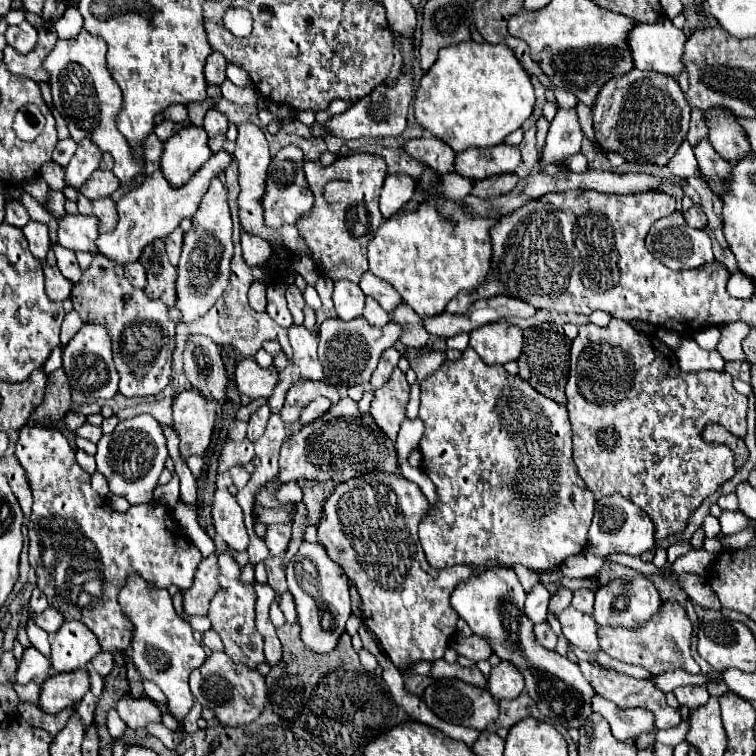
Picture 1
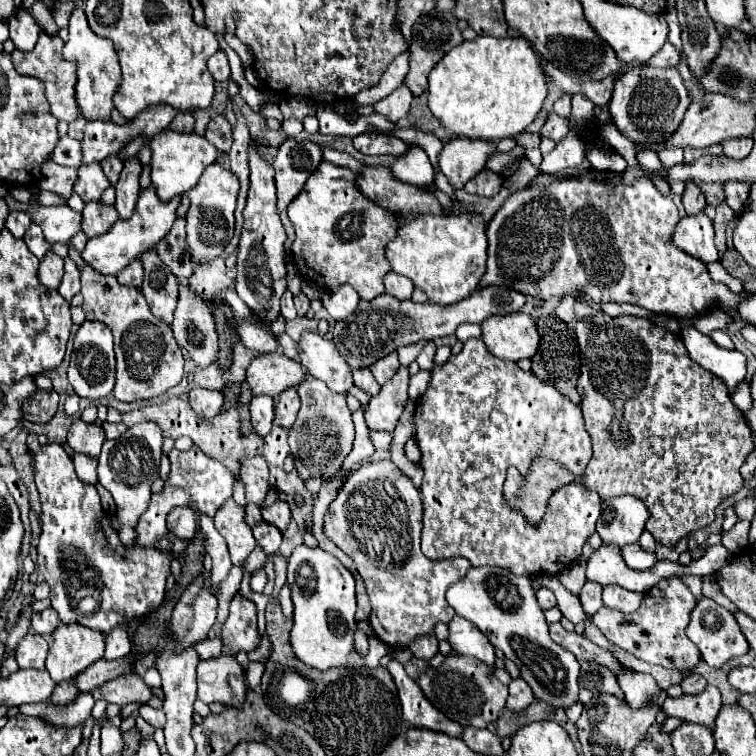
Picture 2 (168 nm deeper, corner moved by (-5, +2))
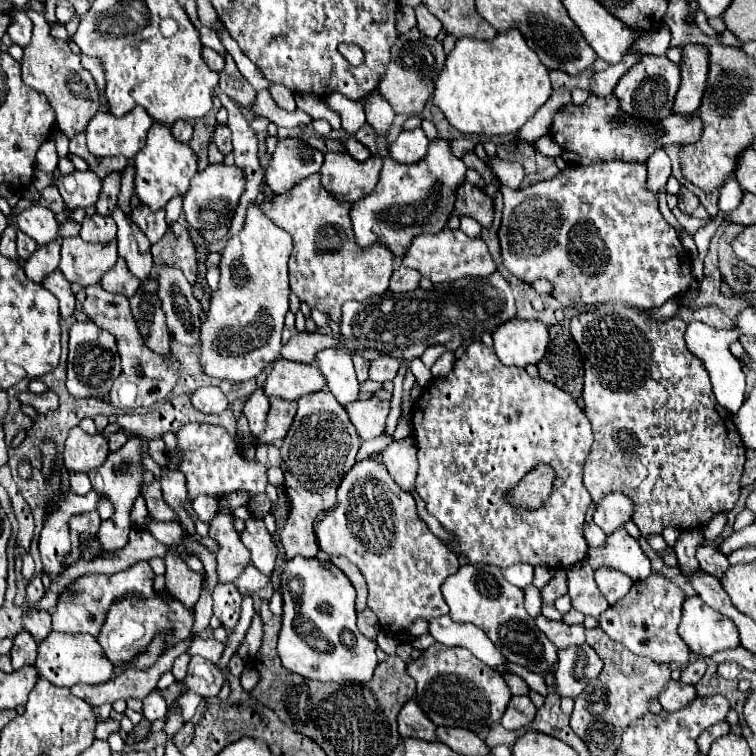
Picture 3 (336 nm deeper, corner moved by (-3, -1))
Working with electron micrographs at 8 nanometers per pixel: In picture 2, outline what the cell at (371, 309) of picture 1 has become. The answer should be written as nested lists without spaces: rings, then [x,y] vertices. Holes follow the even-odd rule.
[[[321,162],[319,168],[309,176],[307,184],[299,192],[299,196],[289,204],[289,220],[295,226],[295,242],[291,244],[291,256],[305,280],[323,284],[327,290],[335,290],[335,286],[351,284],[363,300],[373,300],[375,296],[385,292],[383,276],[391,270],[391,264],[385,256],[385,246],[397,236],[397,216],[381,208],[379,204],[361,196],[355,188],[355,174],[347,168],[333,166],[329,162]]]

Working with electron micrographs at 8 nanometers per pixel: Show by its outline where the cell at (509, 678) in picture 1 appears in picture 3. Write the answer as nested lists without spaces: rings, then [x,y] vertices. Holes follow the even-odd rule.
[[[513,695],[511,701],[509,701],[509,707],[501,719],[501,725],[505,729],[521,729],[525,727],[533,717],[535,717],[535,705],[533,701],[529,699],[529,695]]]

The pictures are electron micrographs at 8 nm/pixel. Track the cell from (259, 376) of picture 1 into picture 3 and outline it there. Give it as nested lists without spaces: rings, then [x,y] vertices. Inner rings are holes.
[[[277,359],[273,363],[263,385],[267,397],[279,397],[289,401],[321,389],[327,389],[327,385],[315,365],[303,365],[287,359]]]

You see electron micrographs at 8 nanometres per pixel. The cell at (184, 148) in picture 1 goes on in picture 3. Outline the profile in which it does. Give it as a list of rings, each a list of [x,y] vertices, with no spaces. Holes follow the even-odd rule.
[[[153,123],[147,133],[147,145],[135,155],[135,193],[141,203],[149,205],[153,211],[163,209],[169,199],[175,195],[185,195],[189,191],[191,177],[197,173],[197,155],[195,151],[173,139],[169,127],[163,123]]]

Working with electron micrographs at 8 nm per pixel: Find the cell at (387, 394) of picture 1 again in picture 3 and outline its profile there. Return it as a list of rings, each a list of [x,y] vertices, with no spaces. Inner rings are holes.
[[[377,397],[359,399],[347,405],[349,419],[355,425],[361,439],[375,439],[385,431],[389,405],[391,401],[383,401]]]

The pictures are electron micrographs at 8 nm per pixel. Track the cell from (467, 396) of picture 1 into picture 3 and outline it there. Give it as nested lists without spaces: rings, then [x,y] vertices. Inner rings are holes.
[[[471,343],[467,347],[467,351],[461,355],[461,359],[457,359],[453,371],[445,377],[437,377],[433,381],[429,381],[423,387],[421,397],[417,399],[417,407],[413,411],[413,429],[415,429],[415,439],[417,439],[417,459],[419,459],[419,471],[417,471],[417,493],[421,495],[421,499],[427,503],[427,511],[445,527],[447,533],[451,533],[451,543],[449,549],[463,555],[467,559],[467,563],[489,563],[489,565],[497,565],[501,569],[507,569],[511,565],[517,563],[531,563],[533,567],[571,567],[579,561],[585,559],[587,555],[587,541],[583,537],[583,525],[585,525],[585,513],[591,507],[591,495],[589,491],[583,487],[583,463],[589,455],[591,443],[593,443],[593,435],[591,435],[591,423],[585,417],[585,413],[577,407],[575,399],[565,393],[563,389],[555,387],[553,383],[543,381],[541,377],[529,377],[525,369],[521,367],[505,367],[503,363],[499,363],[495,351],[483,343]],[[535,463],[549,463],[555,473],[555,485],[553,485],[553,493],[551,497],[545,501],[545,507],[537,509],[537,511],[517,511],[515,507],[509,505],[505,499],[505,493],[509,493],[513,487],[521,481],[527,474],[529,469],[535,467]]]

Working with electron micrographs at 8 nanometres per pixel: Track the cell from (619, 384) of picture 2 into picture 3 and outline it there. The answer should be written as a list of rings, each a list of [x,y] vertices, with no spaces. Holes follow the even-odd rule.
[[[607,303],[599,305],[591,311],[583,311],[575,317],[571,317],[571,335],[575,343],[579,345],[581,357],[583,357],[583,367],[585,367],[585,387],[583,387],[583,401],[585,401],[585,415],[593,425],[593,437],[595,443],[591,447],[591,453],[585,461],[585,487],[593,497],[593,503],[601,503],[601,499],[613,491],[621,491],[635,503],[635,513],[633,513],[633,523],[639,527],[643,537],[649,535],[659,535],[665,525],[675,525],[679,529],[701,529],[709,519],[713,519],[717,513],[731,511],[739,499],[741,493],[741,471],[745,463],[745,445],[741,443],[741,437],[737,433],[737,427],[733,421],[729,421],[729,427],[725,423],[725,409],[713,399],[713,389],[709,387],[709,375],[705,367],[689,355],[689,349],[685,347],[685,323],[679,317],[673,317],[669,321],[651,321],[643,315],[637,313],[637,309],[625,305],[625,303]]]

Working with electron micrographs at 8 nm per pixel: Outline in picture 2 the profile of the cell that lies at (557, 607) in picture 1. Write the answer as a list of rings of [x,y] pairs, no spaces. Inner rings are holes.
[[[583,558],[575,560],[575,564],[571,564],[569,570],[563,570],[563,572],[559,574],[561,584],[563,584],[567,590],[571,590],[573,594],[579,592],[579,586],[583,584],[583,578],[585,578],[585,560],[583,560]]]

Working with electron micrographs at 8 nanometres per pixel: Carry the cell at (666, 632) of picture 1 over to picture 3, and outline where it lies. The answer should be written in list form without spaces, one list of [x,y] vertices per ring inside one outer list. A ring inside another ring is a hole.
[[[649,575],[649,579],[633,583],[631,591],[623,599],[619,599],[615,605],[601,613],[599,627],[607,633],[607,637],[617,643],[623,643],[635,655],[649,657],[657,663],[667,665],[687,665],[691,651],[677,633],[683,601],[685,593],[667,577]]]

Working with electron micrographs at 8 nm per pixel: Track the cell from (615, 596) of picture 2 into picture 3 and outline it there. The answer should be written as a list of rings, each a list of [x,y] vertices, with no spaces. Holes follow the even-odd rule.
[[[605,567],[595,571],[595,581],[597,581],[601,593],[605,595],[605,599],[609,601],[609,605],[613,605],[621,597],[625,597],[633,585],[633,581],[629,577],[625,577],[625,573],[621,573],[617,569],[605,569]]]

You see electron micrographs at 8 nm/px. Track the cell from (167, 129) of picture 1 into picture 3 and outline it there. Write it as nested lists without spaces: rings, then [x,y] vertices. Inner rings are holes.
[[[177,121],[177,123],[173,123],[169,129],[171,129],[173,137],[175,137],[177,141],[181,141],[181,143],[187,143],[187,141],[191,139],[191,133],[193,133],[193,125],[191,125],[189,121]]]

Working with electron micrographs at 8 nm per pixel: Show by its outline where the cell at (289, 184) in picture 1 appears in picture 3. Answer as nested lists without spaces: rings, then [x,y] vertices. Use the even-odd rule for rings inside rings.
[[[281,139],[267,165],[267,183],[275,193],[291,191],[297,181],[319,173],[323,153],[301,139]]]

